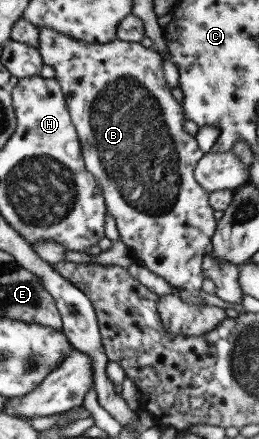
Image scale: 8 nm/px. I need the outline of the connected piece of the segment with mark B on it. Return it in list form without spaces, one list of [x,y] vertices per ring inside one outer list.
[[[47,27],[40,29],[39,40],[38,49],[42,57],[42,63],[43,65],[51,66],[55,71],[54,79],[58,81],[61,87],[71,121],[76,127],[78,138],[83,146],[82,153],[86,169],[92,173],[98,182],[105,204],[107,205],[107,213],[115,217],[121,241],[131,249],[132,254],[142,266],[152,271],[152,273],[163,277],[168,285],[177,289],[176,295],[182,301],[186,301],[190,305],[199,305],[199,307],[202,307],[205,303],[200,297],[200,290],[202,281],[206,277],[202,262],[204,256],[209,253],[208,246],[211,245],[217,221],[214,218],[214,209],[210,207],[208,192],[199,185],[193,174],[196,164],[203,156],[202,150],[200,150],[196,138],[184,131],[185,116],[183,107],[174,99],[171,93],[172,87],[168,86],[168,82],[166,82],[161,55],[153,47],[146,48],[140,42],[116,39],[103,44],[88,43],[72,39],[69,35],[58,33],[55,29],[48,29]]]

